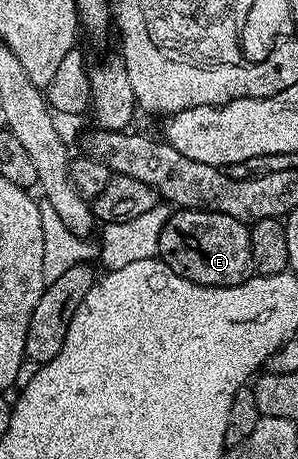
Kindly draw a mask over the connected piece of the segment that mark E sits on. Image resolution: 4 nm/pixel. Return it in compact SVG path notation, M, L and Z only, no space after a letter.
M176 210L161 229L158 258L173 273L206 287L232 287L251 278L251 232L248 224L216 211Z

